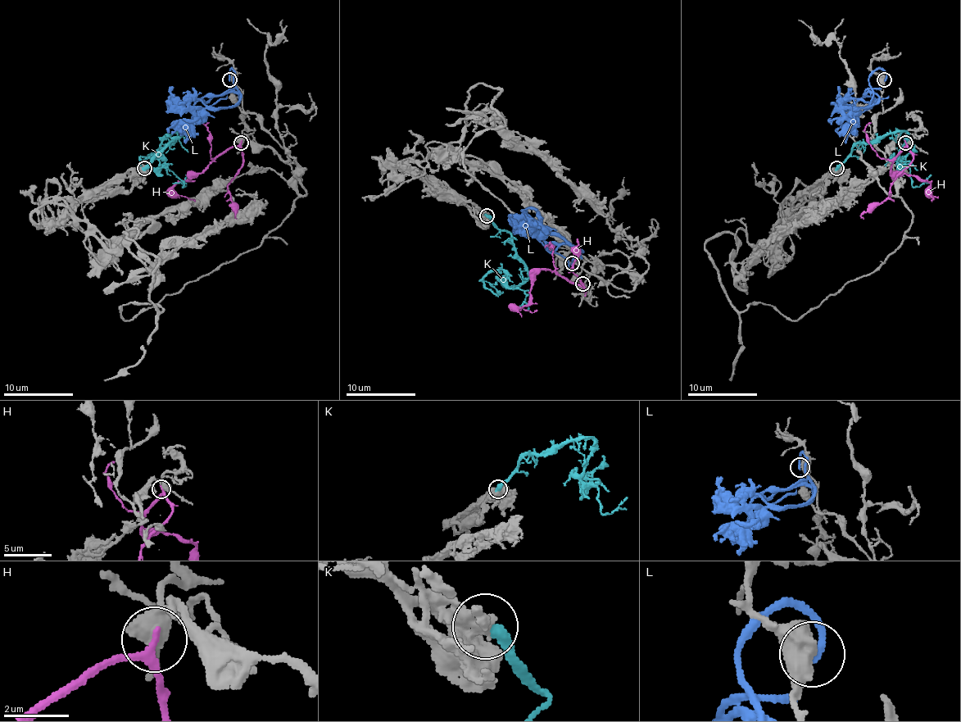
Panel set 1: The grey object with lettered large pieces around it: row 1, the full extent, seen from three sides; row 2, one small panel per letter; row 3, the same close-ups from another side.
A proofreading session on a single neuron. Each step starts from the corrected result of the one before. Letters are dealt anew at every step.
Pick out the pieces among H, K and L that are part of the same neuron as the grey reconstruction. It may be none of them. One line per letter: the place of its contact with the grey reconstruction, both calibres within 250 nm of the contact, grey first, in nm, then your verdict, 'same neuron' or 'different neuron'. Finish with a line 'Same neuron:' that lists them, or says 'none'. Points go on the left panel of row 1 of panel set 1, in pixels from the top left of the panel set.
H: meets grey at (241, 143); 440 nm thick on the grey side, 200 nm on the other; different neuron
K: meets grey at (144, 168); 460 nm thick on the grey side, 440 nm on the other; different neuron
L: meets grey at (229, 79); 550 nm thick on the grey side, 240 nm on the other; different neuron
Same neuron: none

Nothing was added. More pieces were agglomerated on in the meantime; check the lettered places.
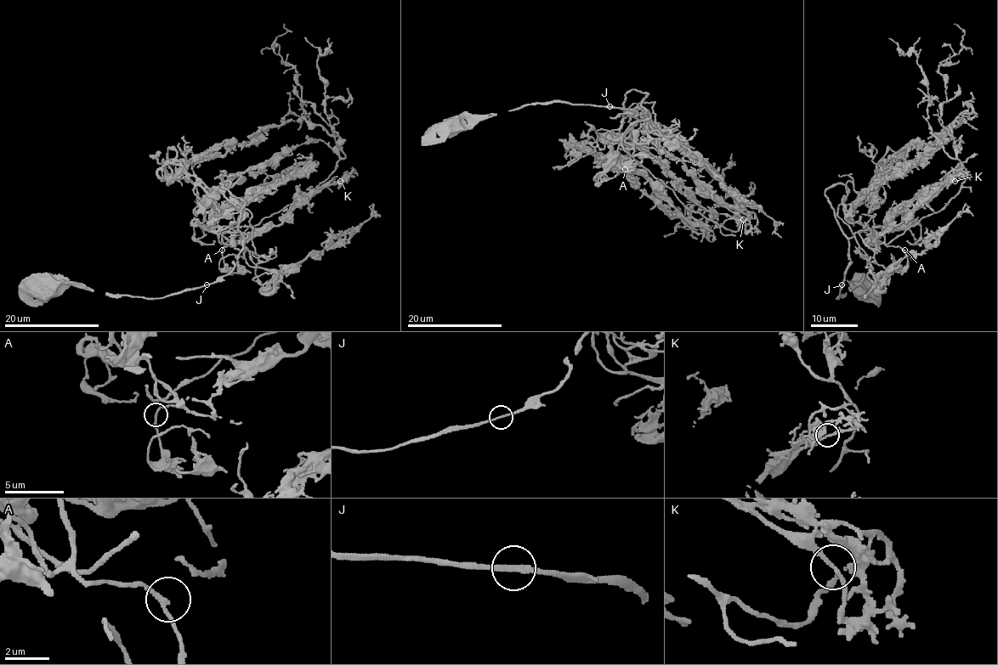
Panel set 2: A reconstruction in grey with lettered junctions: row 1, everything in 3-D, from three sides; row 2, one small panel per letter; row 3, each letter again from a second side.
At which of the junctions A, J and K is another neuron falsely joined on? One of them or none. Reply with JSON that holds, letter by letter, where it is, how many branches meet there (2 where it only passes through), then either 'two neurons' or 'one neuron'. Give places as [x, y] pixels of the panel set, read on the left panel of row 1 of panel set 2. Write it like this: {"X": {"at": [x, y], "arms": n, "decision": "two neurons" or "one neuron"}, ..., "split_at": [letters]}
{"A": {"at": [222, 250], "arms": 2, "decision": "one neuron"}, "J": {"at": [206, 284], "arms": 2, "decision": "one neuron"}, "K": {"at": [340, 181], "arms": 2, "decision": "one neuron"}, "split_at": []}

